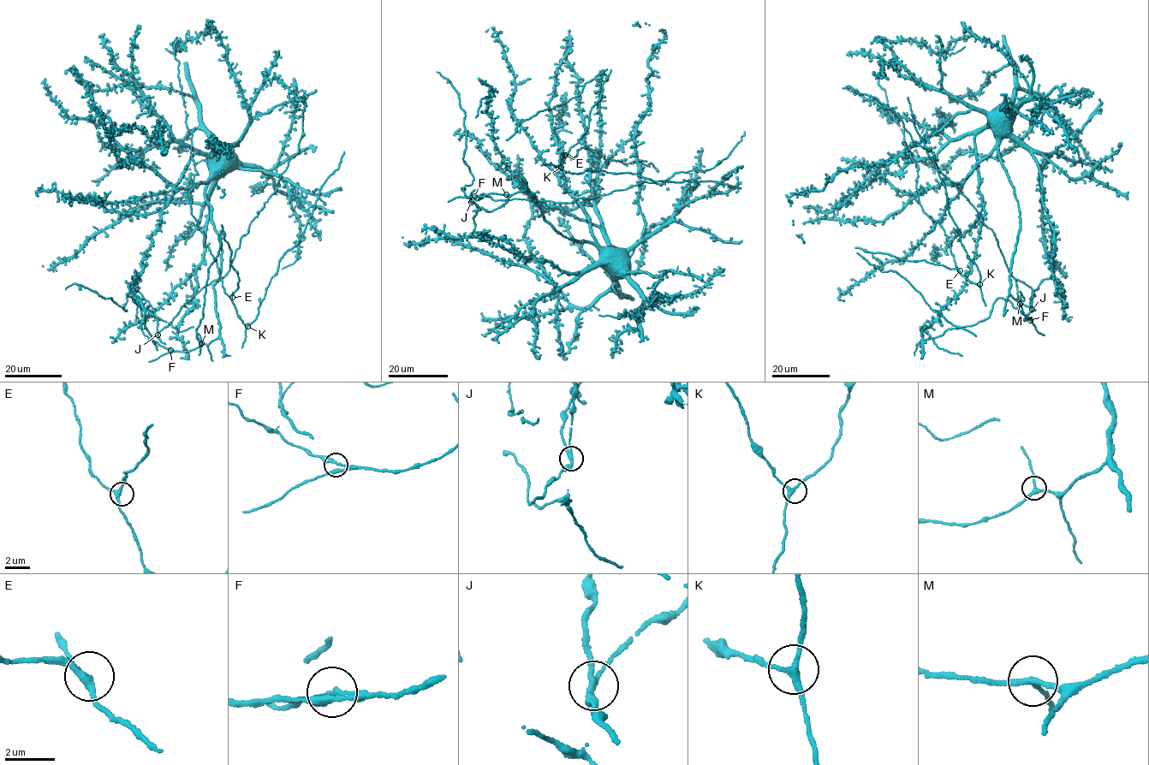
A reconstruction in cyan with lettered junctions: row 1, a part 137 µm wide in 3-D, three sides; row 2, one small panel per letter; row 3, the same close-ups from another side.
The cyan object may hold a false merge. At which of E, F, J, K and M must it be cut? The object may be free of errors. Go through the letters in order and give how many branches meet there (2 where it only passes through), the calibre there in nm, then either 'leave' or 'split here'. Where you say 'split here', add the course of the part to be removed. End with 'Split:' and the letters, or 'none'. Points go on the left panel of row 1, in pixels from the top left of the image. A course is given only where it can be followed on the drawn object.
E: 3 | 240 nm | leave
F: 3 | 170 nm | leave
J: 3 | 220 nm | split here | (158, 335), (157, 319), (148, 311), (148, 306), (145, 308)
K: 3 | 240 nm | leave
M: 3 | 200 nm | leave
Split: J

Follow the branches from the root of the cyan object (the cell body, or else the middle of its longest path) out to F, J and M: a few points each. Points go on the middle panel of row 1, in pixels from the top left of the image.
F: (616, 252), (615, 246), (567, 238), (544, 219), (526, 190), (474, 196)
J: (616, 252), (615, 246), (567, 238), (544, 219), (526, 190), (467, 197), (471, 202)
M: (616, 252), (615, 246), (603, 246), (583, 240), (567, 238), (544, 219), (533, 198), (526, 190), (506, 194)

